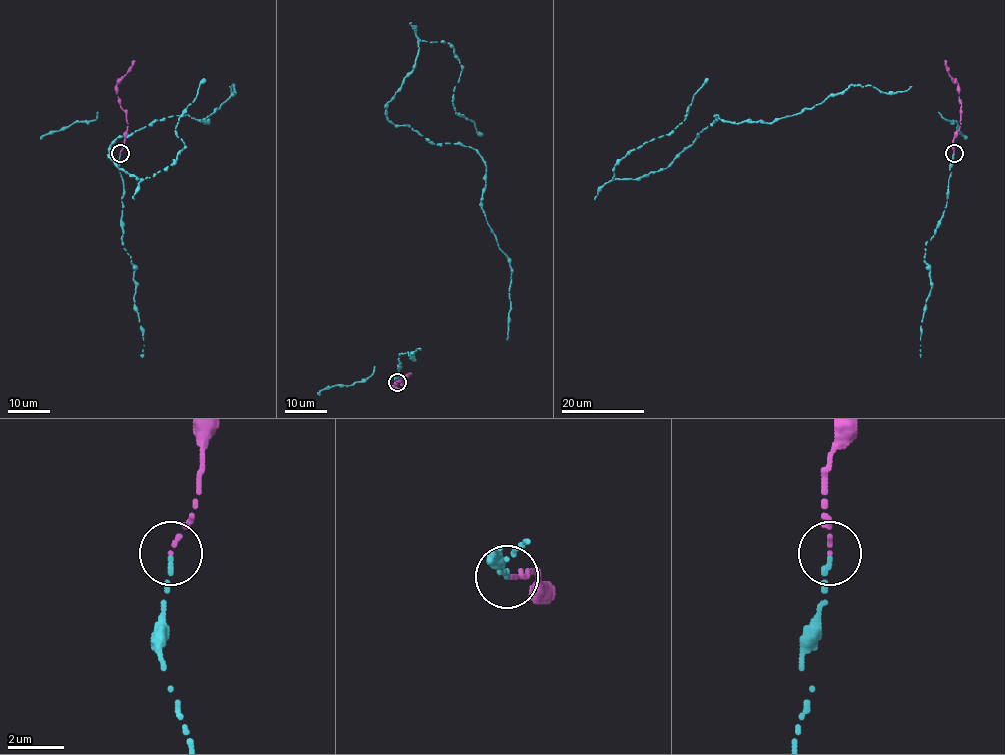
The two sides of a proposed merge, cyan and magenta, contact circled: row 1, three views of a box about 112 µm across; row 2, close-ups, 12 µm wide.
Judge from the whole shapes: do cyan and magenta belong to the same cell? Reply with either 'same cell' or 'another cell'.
same cell

